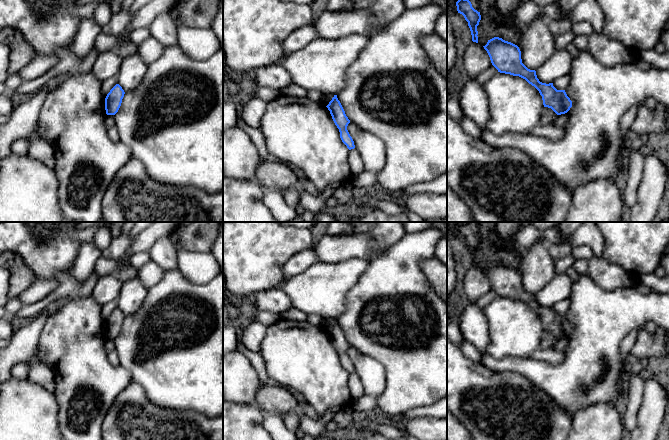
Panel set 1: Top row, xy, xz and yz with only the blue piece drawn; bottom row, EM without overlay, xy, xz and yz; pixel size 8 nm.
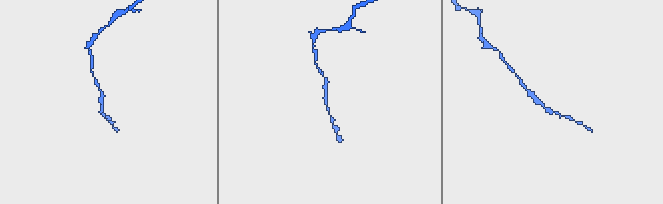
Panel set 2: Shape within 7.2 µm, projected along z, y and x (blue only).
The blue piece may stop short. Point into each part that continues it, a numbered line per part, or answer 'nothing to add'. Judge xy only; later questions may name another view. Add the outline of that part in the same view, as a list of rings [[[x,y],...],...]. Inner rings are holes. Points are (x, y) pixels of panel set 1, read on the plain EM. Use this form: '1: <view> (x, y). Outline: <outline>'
nothing to add

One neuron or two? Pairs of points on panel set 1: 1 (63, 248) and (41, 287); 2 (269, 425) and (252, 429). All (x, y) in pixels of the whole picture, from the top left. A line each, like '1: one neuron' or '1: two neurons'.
1: two neurons
2: two neurons

